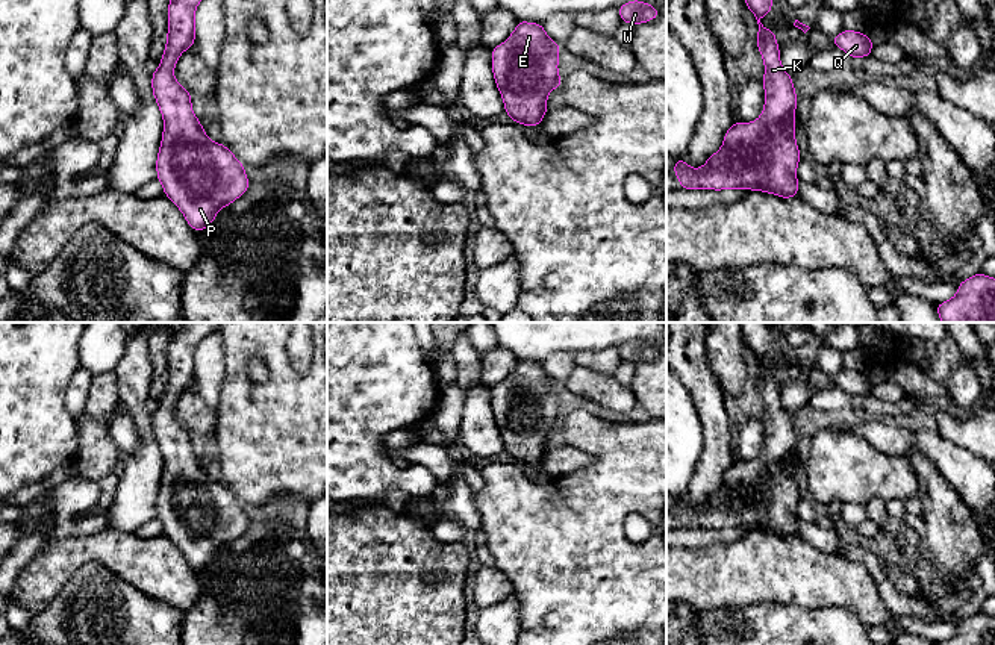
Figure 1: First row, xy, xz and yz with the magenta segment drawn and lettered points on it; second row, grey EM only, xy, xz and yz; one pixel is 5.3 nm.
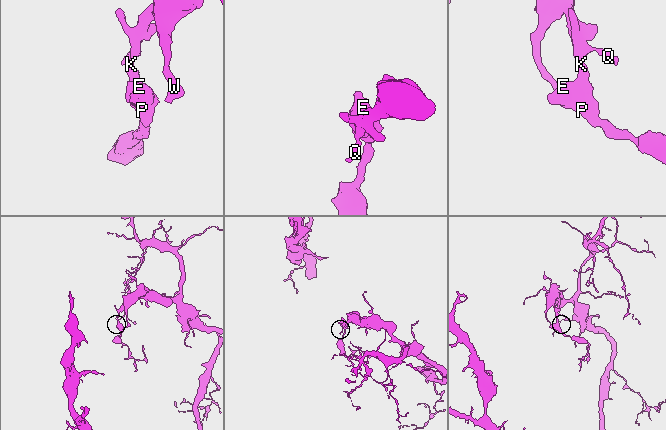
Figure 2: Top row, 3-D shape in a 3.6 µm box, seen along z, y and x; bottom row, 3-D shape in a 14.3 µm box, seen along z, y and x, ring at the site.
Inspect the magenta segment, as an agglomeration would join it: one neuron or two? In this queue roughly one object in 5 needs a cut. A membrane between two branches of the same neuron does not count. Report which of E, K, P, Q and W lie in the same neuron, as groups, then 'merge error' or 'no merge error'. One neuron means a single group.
E K P Q W | no merge error

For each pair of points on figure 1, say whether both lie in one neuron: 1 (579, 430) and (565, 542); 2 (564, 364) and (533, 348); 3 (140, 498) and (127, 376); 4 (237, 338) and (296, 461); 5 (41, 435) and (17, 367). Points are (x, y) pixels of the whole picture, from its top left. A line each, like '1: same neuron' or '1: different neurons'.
1: same neuron
2: different neurons
3: same neuron
4: same neuron
5: same neuron

